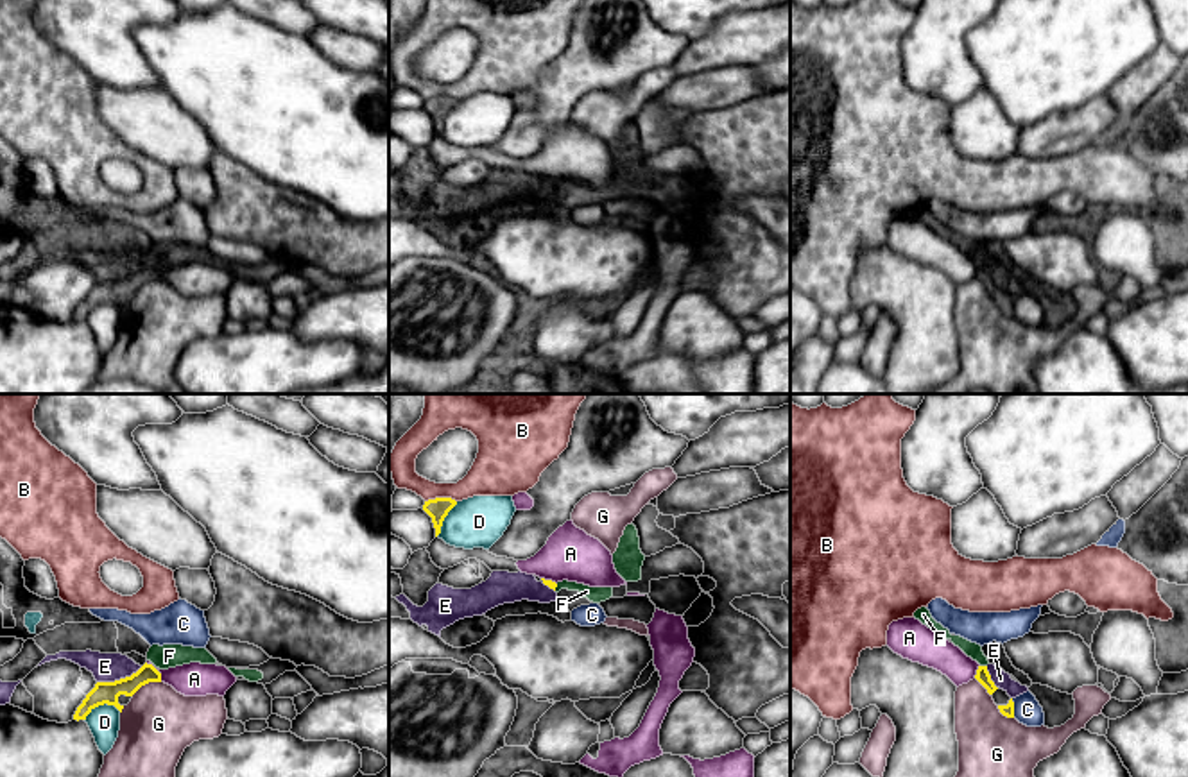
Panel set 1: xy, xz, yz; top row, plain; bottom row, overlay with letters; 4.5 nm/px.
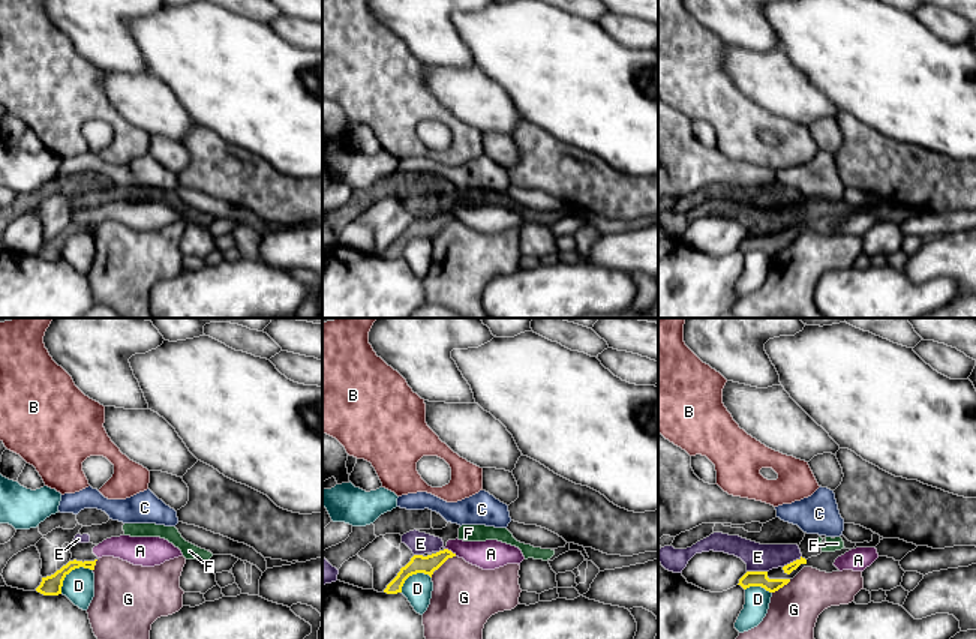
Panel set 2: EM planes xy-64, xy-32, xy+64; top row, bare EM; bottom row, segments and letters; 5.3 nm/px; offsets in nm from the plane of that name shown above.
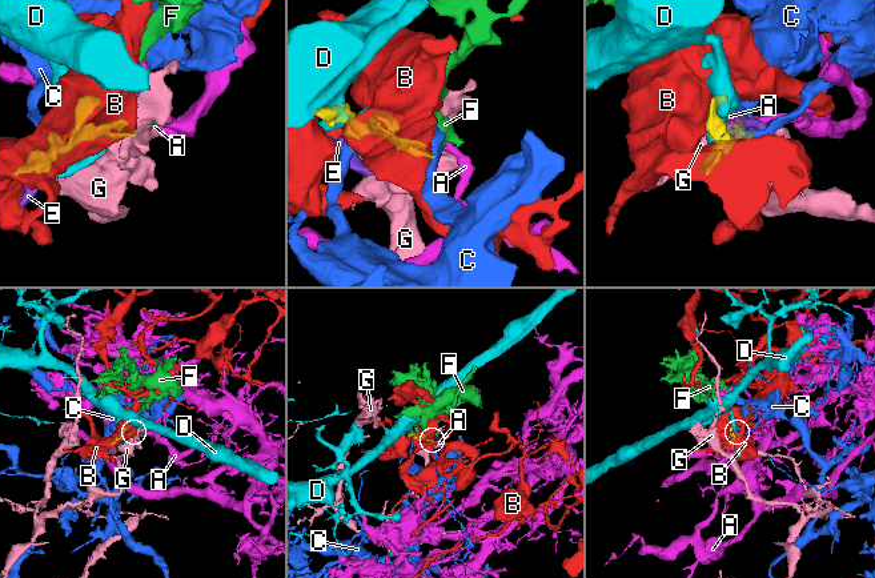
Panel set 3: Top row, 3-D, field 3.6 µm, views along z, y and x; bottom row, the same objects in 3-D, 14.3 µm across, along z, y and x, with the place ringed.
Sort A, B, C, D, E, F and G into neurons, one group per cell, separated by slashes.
A / B / C / D / E F / G

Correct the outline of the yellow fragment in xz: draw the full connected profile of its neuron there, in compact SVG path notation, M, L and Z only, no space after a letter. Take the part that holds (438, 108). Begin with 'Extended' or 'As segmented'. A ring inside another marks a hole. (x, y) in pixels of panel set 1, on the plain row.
As segmented. M435 97L425 100L423 109L432 116L435 136L441 132L443 120L455 104L457 100L452 97Z

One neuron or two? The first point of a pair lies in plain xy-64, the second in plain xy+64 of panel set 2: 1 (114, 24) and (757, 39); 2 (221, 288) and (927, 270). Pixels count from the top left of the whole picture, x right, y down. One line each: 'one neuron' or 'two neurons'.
1: one neuron
2: two neurons

